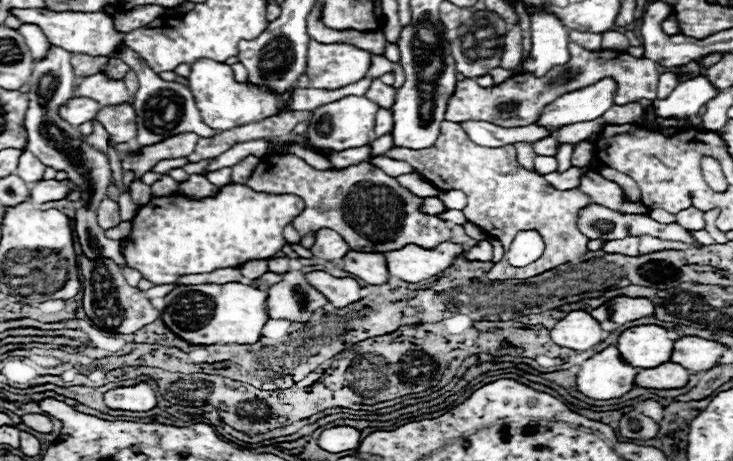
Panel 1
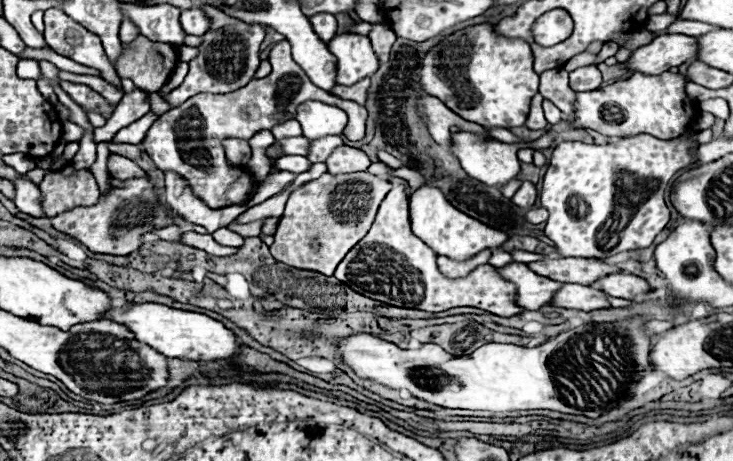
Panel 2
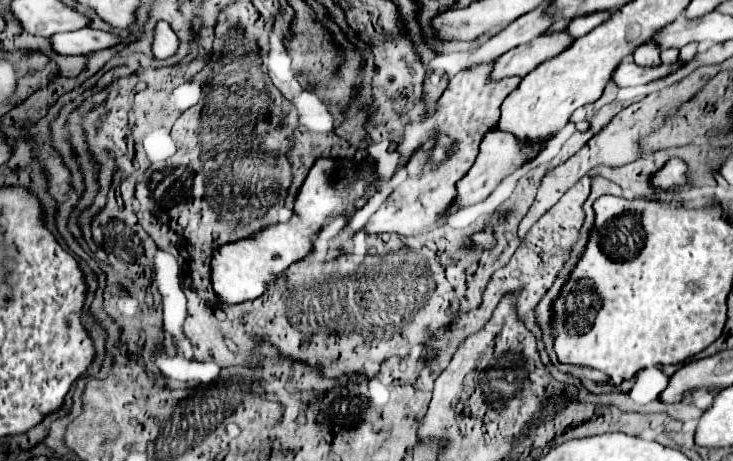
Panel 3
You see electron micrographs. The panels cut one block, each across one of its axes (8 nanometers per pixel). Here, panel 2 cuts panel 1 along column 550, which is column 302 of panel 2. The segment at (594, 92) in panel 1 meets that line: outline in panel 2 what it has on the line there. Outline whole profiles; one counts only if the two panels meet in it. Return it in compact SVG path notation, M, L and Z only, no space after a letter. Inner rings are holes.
M302 102L302 106L296 108L296 120L302 124L304 136L308 140L316 140L316 138L324 138L330 134L340 136L348 118L346 112L336 108L336 106L328 106L322 102Z

